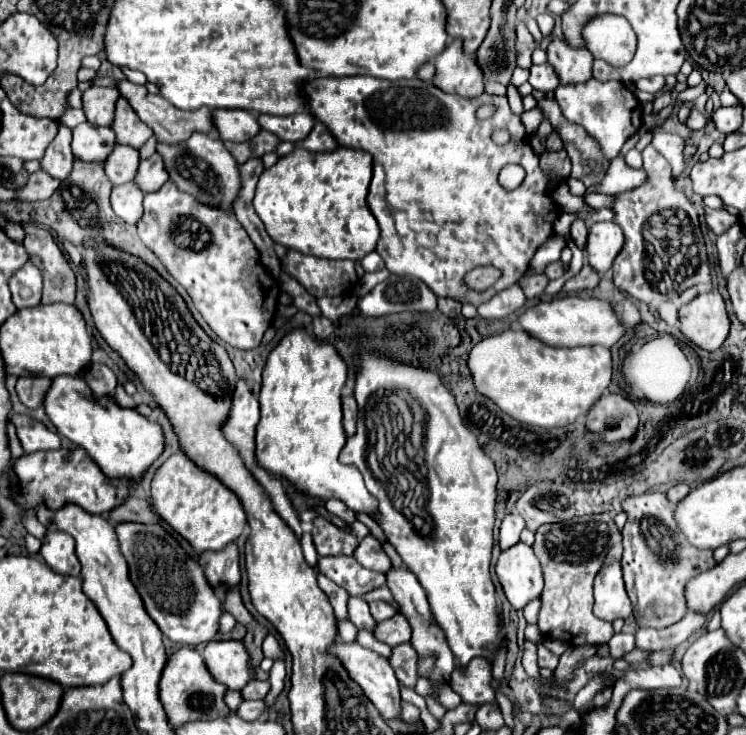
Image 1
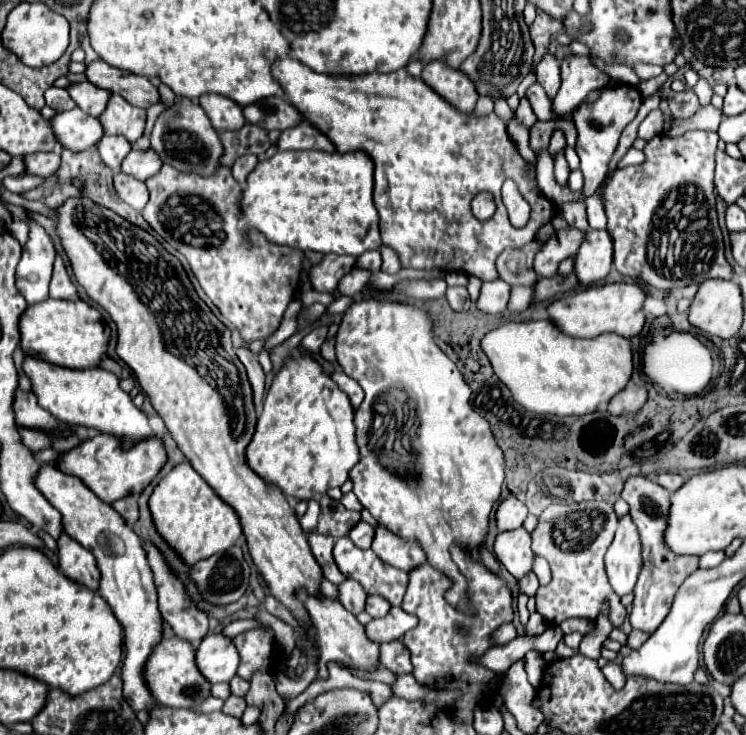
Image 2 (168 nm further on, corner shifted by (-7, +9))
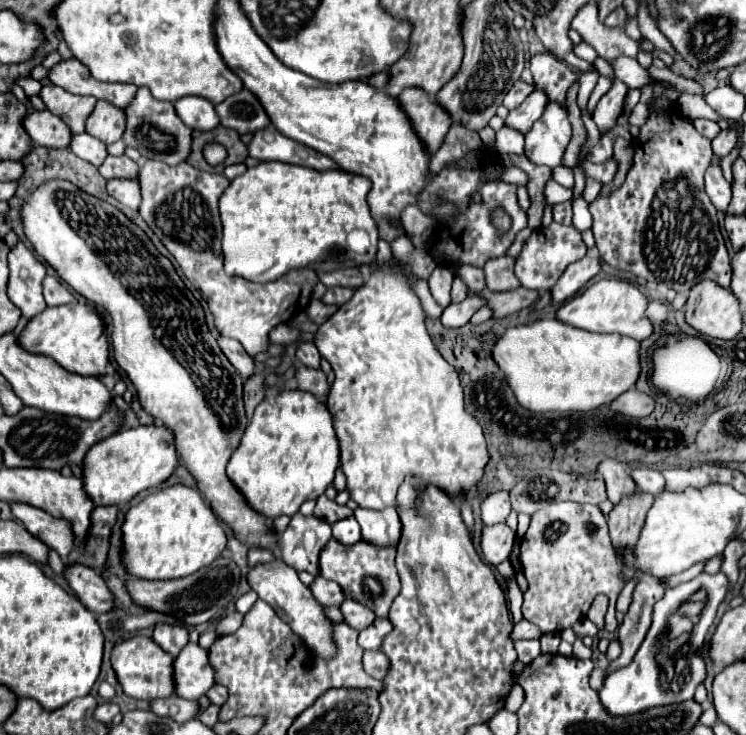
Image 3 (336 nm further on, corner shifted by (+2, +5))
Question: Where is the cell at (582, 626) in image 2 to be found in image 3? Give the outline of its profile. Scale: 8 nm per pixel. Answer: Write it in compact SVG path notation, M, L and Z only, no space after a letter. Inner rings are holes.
M579 620L579 622L575 622L573 626L571 626L571 630L577 634L577 638L581 640L583 636L591 636L591 638L597 638L597 632L599 632L599 628L591 622L591 620Z

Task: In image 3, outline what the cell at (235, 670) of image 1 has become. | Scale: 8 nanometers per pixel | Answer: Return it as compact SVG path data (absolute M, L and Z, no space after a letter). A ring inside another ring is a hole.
M191 642L175 658L177 696L197 700L215 684L215 670L209 662L209 650L201 648L199 642Z

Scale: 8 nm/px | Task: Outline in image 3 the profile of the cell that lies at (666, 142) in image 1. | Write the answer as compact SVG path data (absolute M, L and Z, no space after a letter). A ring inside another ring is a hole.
M697 118L697 120L693 120L693 126L695 126L705 138L709 138L709 140L713 140L715 134L721 130L717 122L713 122L713 120L705 120L705 118Z

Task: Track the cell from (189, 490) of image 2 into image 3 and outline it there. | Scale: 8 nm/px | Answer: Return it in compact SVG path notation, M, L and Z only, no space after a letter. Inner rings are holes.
M171 484L133 506L123 524L125 568L143 580L183 578L211 564L227 546L227 534L195 488Z

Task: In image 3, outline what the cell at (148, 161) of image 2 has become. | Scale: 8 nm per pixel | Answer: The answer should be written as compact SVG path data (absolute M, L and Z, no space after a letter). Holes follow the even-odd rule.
M107 156L99 172L109 178L131 178L135 180L139 176L139 166L129 156Z

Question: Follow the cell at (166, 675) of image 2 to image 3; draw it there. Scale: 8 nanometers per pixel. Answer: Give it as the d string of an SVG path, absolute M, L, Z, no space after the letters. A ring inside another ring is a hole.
M135 636L135 638L119 642L113 648L113 656L111 656L111 664L123 686L123 692L127 696L133 696L133 698L145 700L145 702L151 702L157 698L167 698L167 696L175 694L173 662L175 662L175 658L169 652L165 652L153 638L145 638L145 636Z

